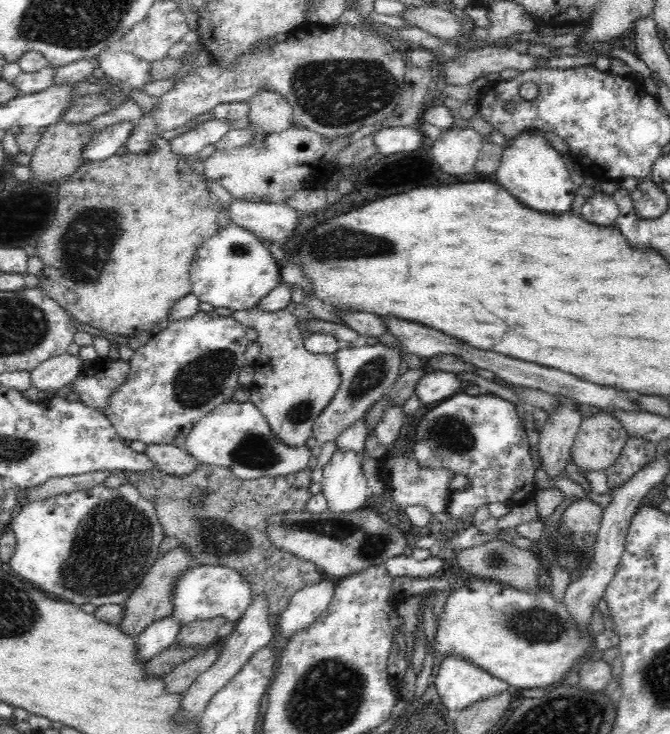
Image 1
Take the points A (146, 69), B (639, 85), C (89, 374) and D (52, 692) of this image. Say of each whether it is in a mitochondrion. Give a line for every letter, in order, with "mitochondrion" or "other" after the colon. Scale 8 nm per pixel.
A: other
B: other
C: other
D: other

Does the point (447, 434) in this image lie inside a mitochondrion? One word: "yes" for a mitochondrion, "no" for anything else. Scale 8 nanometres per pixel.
yes

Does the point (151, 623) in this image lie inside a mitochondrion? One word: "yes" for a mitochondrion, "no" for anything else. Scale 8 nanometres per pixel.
no

